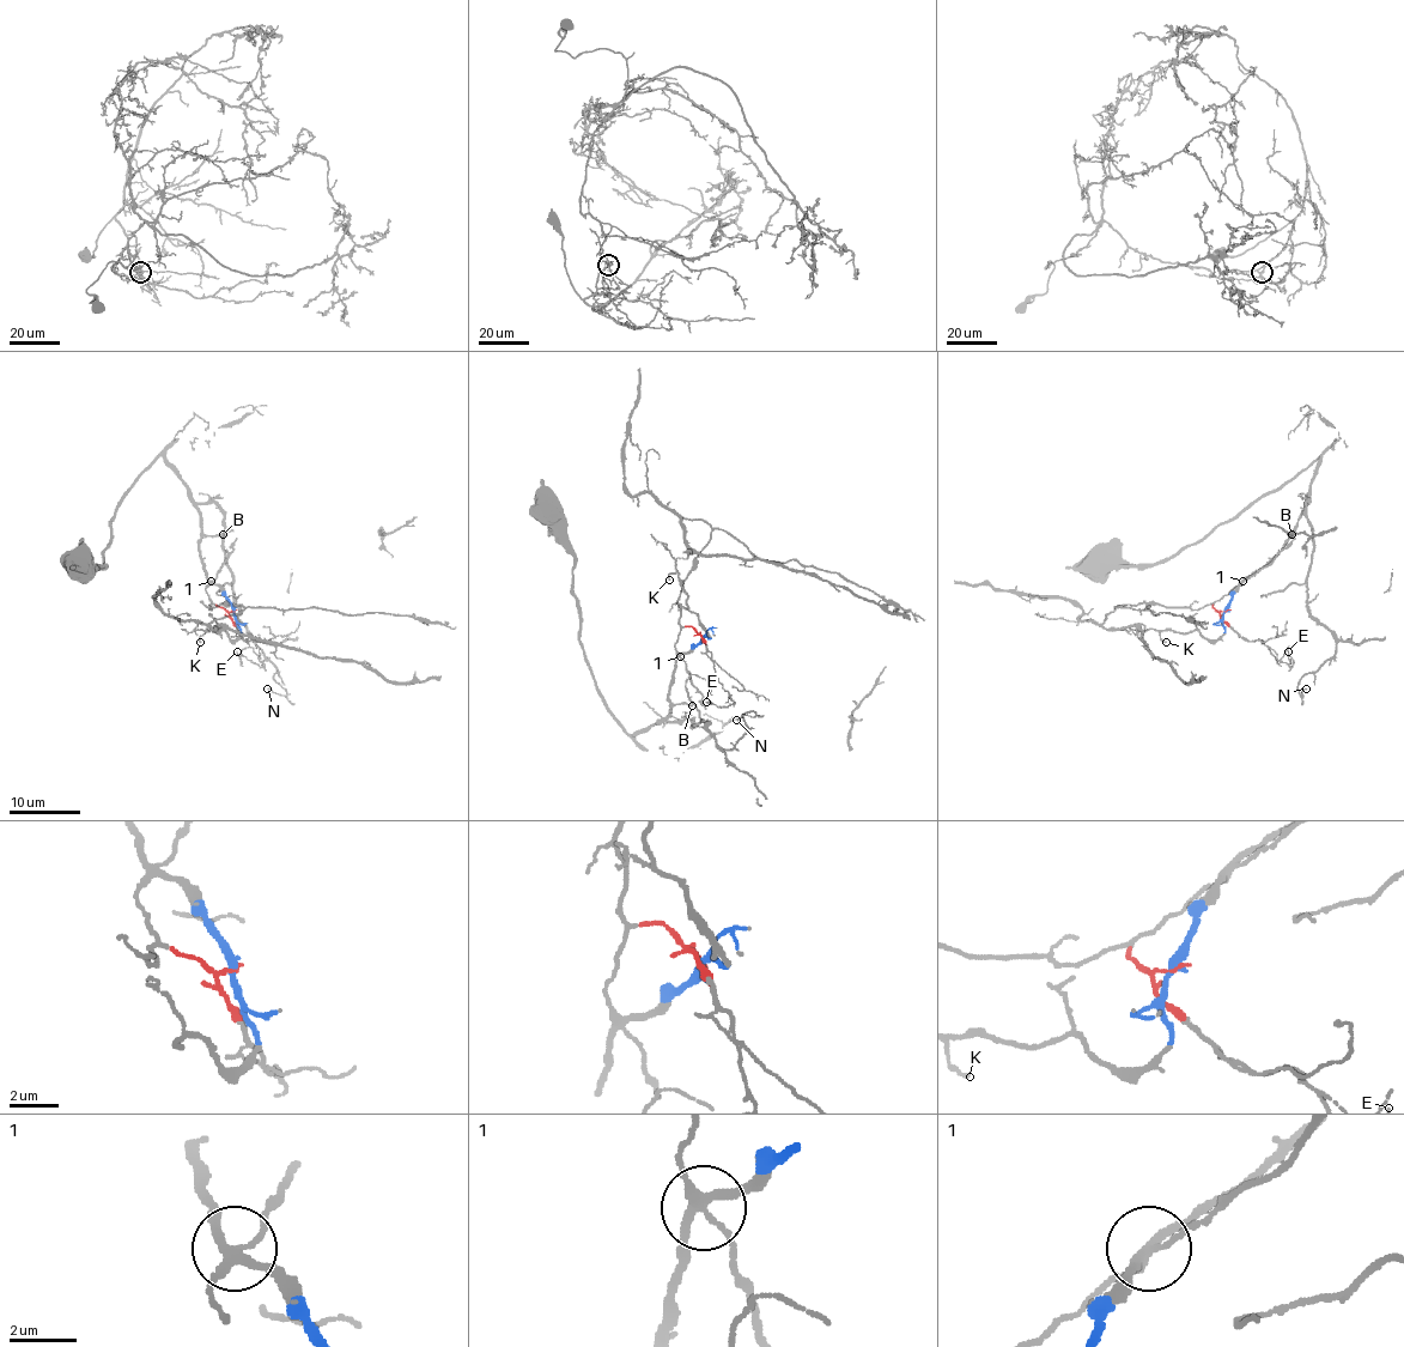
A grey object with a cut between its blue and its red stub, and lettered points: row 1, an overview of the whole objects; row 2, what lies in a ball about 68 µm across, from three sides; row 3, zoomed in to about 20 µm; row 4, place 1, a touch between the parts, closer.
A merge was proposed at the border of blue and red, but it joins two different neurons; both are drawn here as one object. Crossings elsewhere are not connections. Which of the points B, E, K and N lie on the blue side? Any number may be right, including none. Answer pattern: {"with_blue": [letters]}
{"with_blue": ["B", "K", "N"]}

